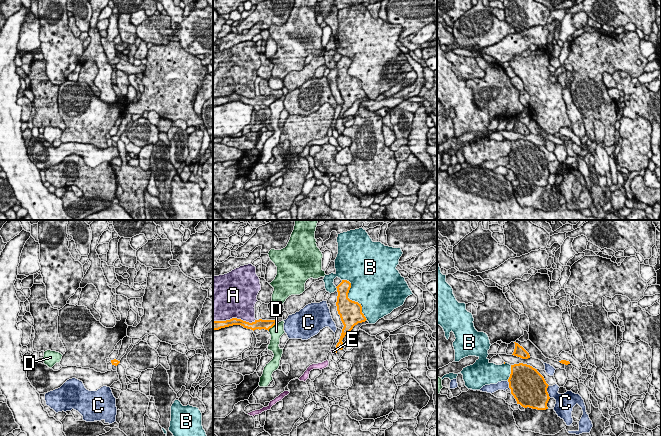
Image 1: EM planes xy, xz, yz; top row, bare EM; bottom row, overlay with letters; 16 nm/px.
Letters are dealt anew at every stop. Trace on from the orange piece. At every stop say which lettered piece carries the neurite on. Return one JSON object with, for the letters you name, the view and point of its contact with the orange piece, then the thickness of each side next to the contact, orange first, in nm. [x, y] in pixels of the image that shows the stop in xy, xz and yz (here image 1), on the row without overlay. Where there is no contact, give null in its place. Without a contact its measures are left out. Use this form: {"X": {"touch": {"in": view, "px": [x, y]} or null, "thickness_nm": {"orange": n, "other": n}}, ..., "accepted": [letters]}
{"accepted": []}

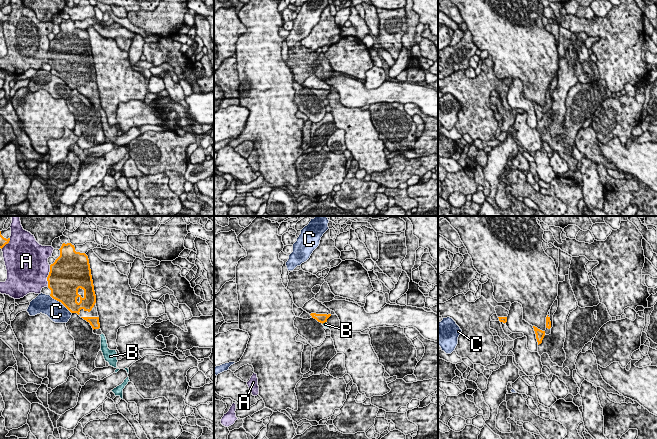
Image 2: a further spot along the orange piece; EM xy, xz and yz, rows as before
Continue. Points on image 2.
{"B": {"touch": {"in": "xz", "px": [324, 98]}, "thickness_nm": {"orange": 160, "other": 70}}, "accepted": ["B"]}

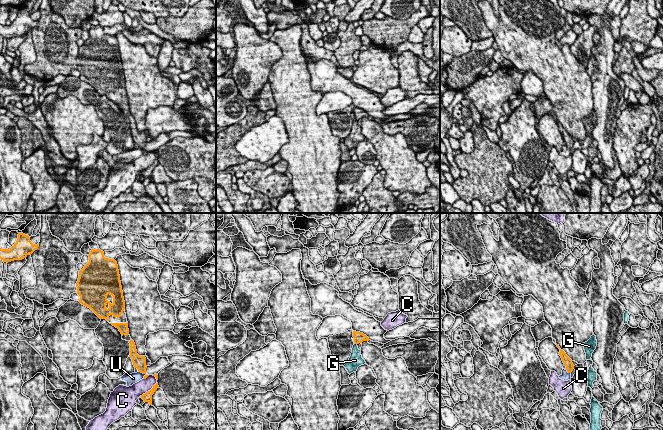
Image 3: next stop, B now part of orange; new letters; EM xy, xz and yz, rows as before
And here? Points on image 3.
{"accepted": []}

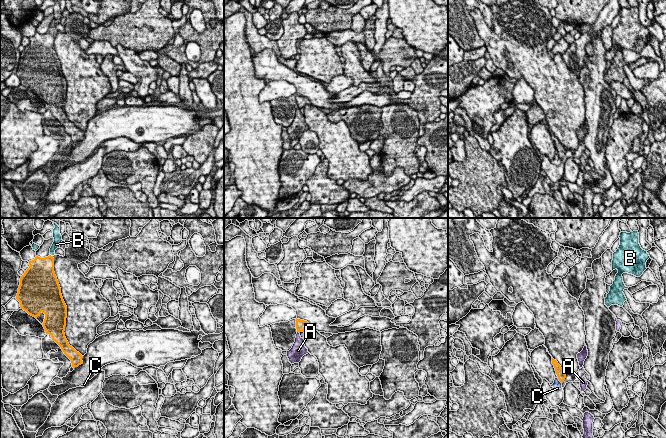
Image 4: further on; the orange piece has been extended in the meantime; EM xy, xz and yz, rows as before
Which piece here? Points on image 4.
{"accepted": []}

